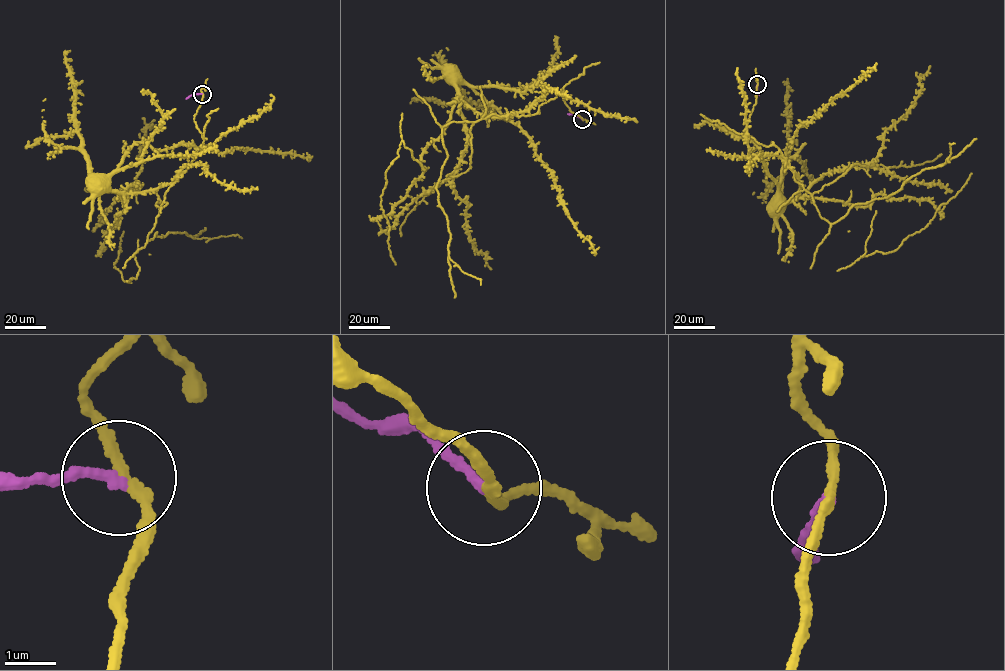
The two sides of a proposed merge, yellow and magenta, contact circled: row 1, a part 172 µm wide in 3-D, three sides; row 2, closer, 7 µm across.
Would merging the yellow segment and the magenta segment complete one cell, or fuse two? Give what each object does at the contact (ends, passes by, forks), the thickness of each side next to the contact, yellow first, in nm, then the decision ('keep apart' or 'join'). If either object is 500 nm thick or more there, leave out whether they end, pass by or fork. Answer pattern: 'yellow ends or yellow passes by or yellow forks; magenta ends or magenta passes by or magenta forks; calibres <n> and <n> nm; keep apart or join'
yellow passes by; magenta ends; calibres 170 and 200 nm; keep apart

